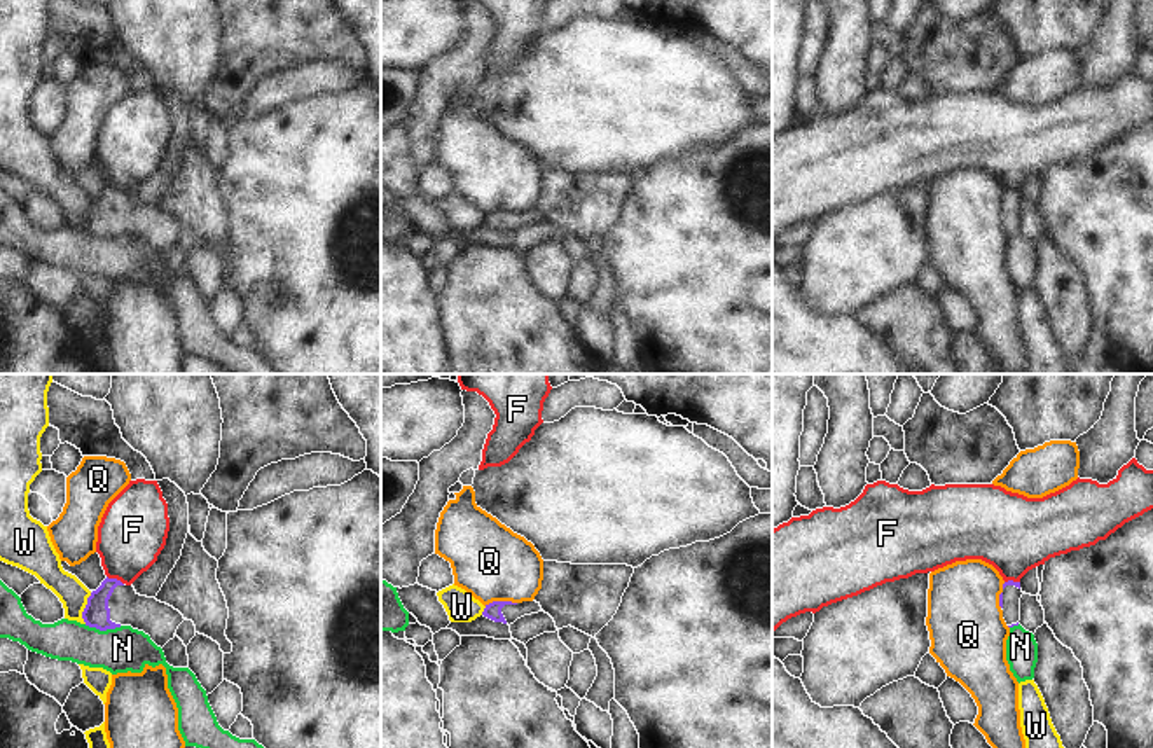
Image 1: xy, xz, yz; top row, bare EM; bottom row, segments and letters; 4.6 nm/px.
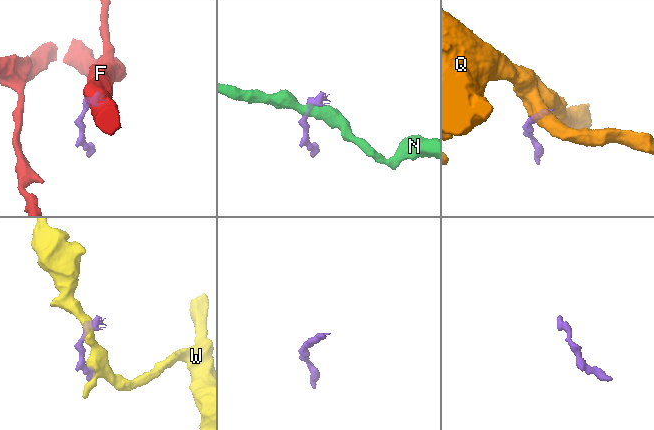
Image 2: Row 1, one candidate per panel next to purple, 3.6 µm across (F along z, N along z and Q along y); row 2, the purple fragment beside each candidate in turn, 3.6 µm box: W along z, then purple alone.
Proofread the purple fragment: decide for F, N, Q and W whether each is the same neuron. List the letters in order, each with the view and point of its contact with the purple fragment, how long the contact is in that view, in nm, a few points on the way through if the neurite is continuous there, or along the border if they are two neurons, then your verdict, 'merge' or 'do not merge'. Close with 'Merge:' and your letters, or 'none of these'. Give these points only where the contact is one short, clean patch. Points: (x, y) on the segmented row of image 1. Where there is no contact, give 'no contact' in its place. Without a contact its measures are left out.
F: xy (116, 579) | 90 nm | along xy (107, 575), (123, 584) | do not merge
N: xy (103, 630) | 180 nm | along xy (84, 624), (100, 630), (121, 626) | do not merge
Q: xz (500, 602) | 150 nm | along xz (516, 602), (490, 602), (484, 605) | do not merge
W: xy (84, 609) | 150 nm | along xy (91, 593), (82, 612), (84, 623) | do not merge
Merge: none of these

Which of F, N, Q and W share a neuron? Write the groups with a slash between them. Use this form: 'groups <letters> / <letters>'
groups F / N / Q / W

